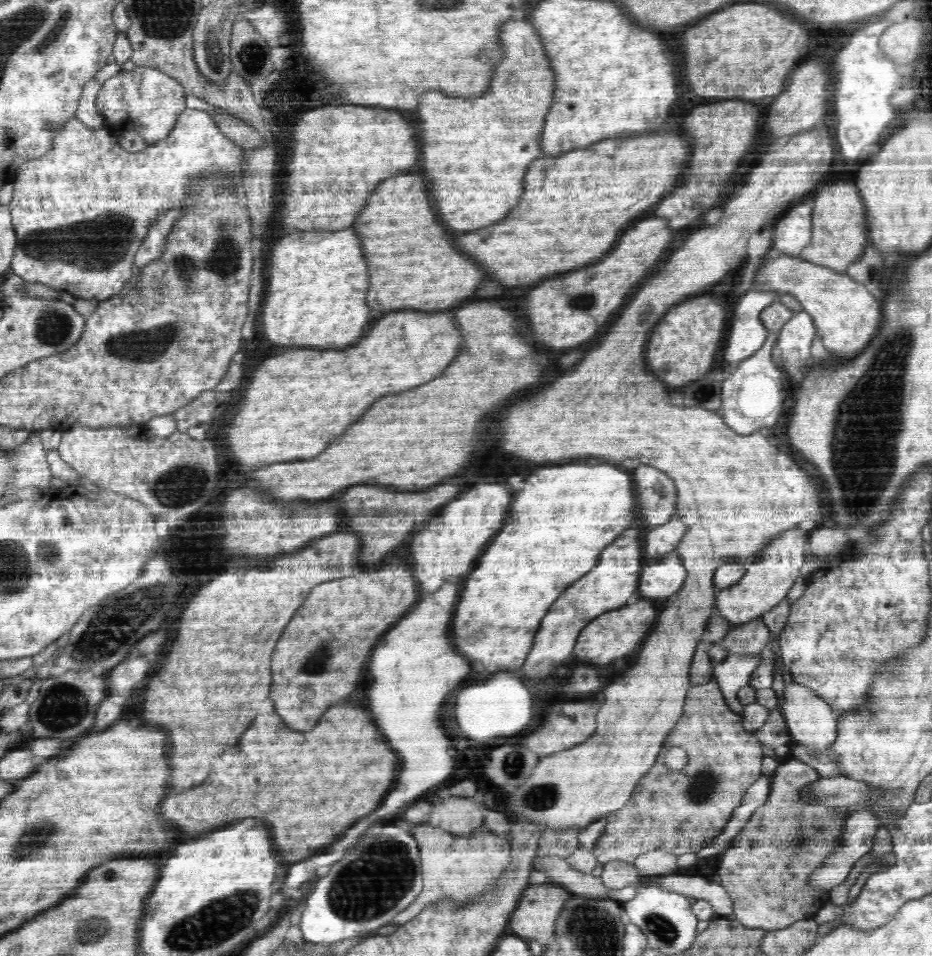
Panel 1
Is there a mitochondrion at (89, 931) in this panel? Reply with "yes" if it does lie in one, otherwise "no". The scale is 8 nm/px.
yes

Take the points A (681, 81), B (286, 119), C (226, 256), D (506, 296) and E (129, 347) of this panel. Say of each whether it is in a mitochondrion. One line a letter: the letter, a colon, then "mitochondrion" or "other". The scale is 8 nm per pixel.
A: other
B: other
C: mitochondrion
D: other
E: mitochondrion

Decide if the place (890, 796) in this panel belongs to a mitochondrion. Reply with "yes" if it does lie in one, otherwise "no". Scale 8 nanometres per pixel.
no

